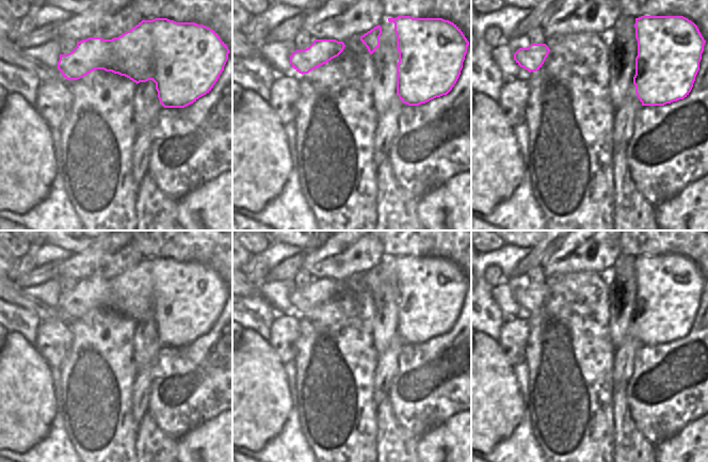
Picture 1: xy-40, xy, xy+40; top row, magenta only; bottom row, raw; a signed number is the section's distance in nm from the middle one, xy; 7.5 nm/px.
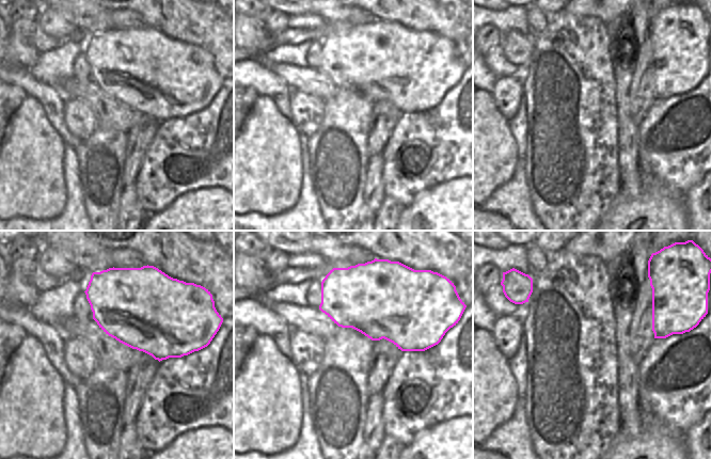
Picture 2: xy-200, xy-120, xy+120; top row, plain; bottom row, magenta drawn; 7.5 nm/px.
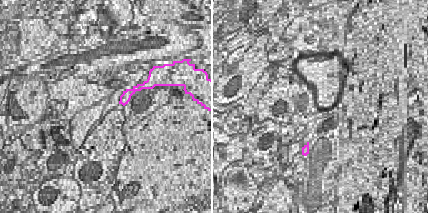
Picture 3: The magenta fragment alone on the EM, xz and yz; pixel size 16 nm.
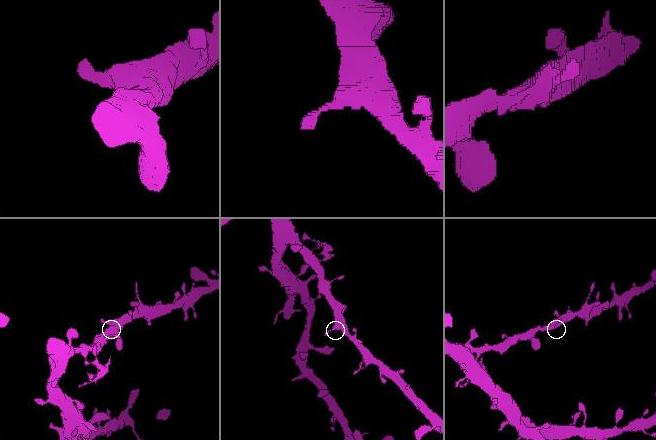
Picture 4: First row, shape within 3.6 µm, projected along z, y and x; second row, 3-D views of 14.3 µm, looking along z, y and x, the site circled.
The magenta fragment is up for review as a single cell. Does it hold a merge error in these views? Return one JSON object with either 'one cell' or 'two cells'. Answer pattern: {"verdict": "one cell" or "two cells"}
{"verdict": "one cell"}

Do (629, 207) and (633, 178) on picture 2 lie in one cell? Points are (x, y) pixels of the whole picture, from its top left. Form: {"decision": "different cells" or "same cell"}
{"decision": "different cells"}

